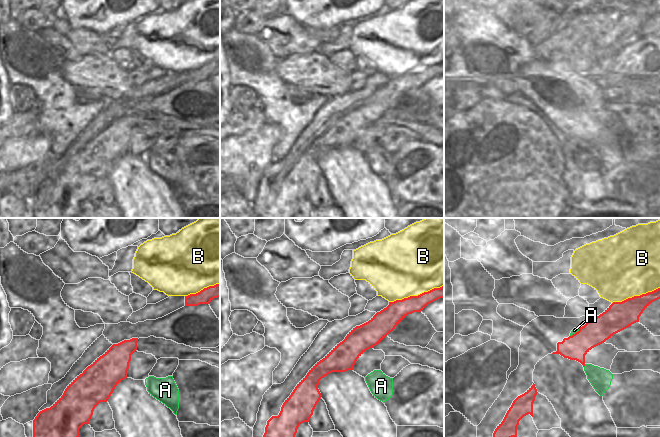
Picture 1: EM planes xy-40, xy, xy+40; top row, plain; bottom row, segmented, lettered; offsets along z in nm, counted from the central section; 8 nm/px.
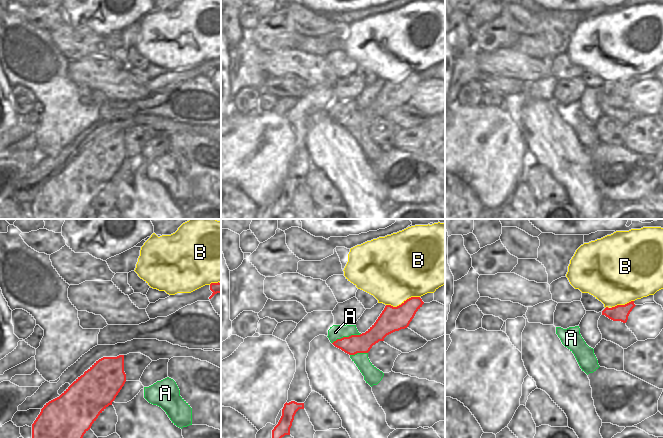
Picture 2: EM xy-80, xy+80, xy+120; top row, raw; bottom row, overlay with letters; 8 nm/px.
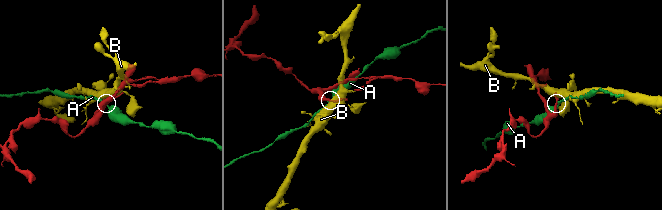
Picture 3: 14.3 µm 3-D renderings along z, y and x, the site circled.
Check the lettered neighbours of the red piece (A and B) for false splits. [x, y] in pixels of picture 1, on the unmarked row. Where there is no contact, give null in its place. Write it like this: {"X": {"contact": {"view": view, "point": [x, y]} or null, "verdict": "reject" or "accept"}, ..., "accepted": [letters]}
{"A": {"contact": {"view": "xy+40", "point": [584, 141]}, "verdict": "reject"}, "B": {"contact": {"view": "xy", "point": [416, 72]}, "verdict": "reject"}, "accepted": []}

